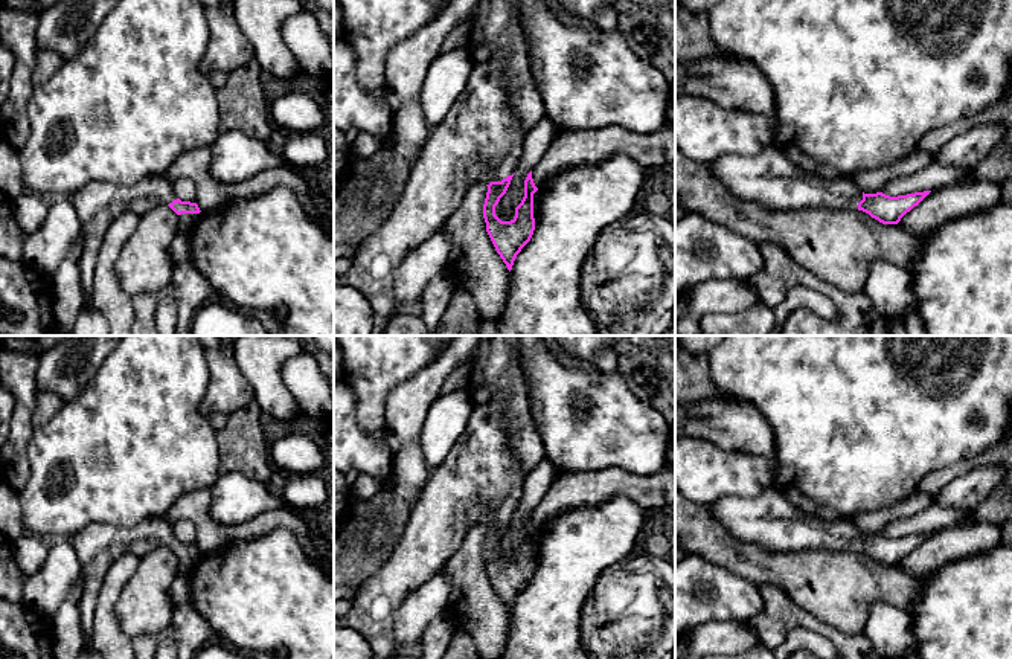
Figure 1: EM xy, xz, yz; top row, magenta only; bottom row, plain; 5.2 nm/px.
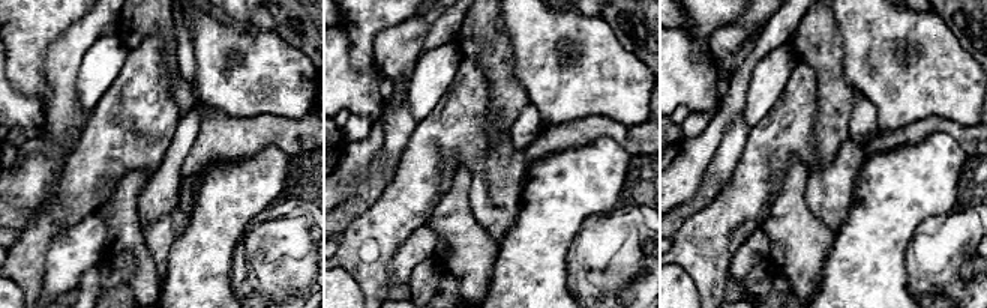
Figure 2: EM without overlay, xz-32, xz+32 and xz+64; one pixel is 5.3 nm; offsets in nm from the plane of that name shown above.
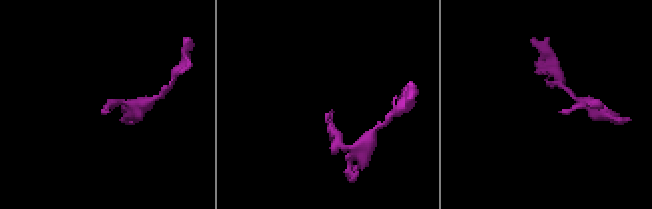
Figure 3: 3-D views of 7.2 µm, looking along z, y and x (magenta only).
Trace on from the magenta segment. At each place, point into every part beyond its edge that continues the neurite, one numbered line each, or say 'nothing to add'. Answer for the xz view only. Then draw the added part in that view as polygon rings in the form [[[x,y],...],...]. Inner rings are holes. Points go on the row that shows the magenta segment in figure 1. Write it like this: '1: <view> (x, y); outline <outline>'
1: xz (480, 139); outline [[[495,56],[471,73],[468,87],[459,101],[445,119],[430,130],[390,212],[367,238],[357,244],[349,270],[344,275],[334,275],[334,287],[355,287],[372,305],[373,331],[370,336],[381,336],[396,311],[395,272],[404,256],[442,230],[471,185],[477,182],[489,185],[514,174],[523,154],[524,134],[518,117],[511,111],[503,59]]]

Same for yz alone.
1: yz (770, 179); outline [[[774,143],[761,154],[721,156],[710,162],[713,174],[735,195],[770,211],[815,207],[858,211],[863,191],[853,178],[820,178],[796,166]]]

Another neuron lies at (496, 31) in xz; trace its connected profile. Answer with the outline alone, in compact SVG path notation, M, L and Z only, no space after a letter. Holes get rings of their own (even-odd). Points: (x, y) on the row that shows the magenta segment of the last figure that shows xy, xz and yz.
M480 0L472 17L466 49L477 64L489 63L495 56L503 59L511 111L526 133L546 117L546 108L530 78L518 3L520 0Z

